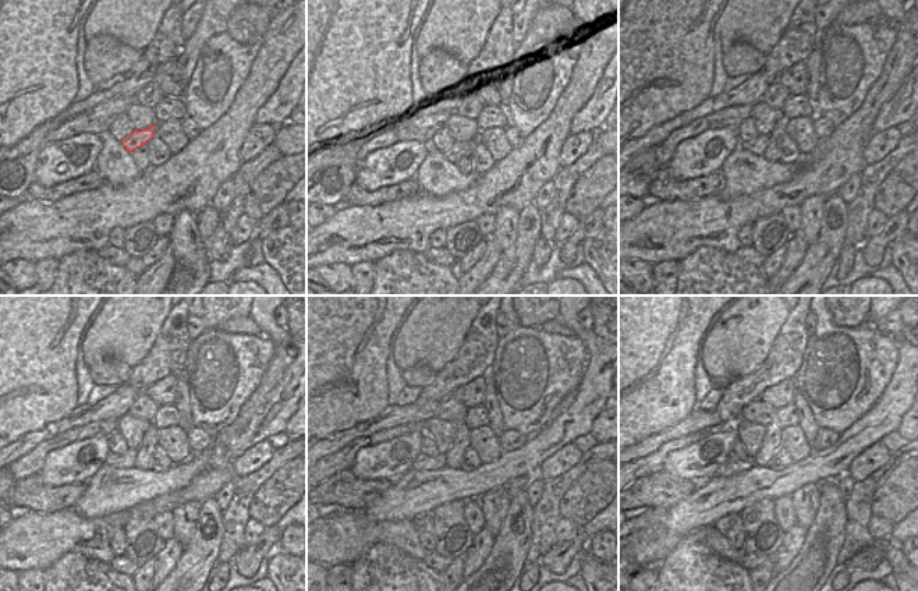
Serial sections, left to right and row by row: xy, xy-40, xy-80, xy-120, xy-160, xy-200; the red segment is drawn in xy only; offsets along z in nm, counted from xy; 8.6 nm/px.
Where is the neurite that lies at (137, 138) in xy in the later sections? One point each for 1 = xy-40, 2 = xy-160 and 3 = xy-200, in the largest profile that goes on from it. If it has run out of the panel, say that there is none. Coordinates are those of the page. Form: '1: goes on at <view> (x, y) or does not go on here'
1: goes on at xy-40 (443, 142)
2: goes on at xy-160 (422, 462)
3: goes on at xy-200 (733, 466)

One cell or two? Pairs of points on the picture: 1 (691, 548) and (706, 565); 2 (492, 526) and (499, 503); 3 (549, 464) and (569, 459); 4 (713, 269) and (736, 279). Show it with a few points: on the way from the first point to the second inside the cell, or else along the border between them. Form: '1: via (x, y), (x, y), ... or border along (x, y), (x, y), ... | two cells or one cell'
1: via (694, 552), (702, 561) | one cell
2: via (493, 520), (495, 509) | one cell
3: via (553, 464), (564, 459) | one cell
4: via (719, 273), (725, 279), (730, 279) | one cell

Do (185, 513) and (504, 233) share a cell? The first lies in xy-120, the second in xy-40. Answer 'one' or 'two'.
one

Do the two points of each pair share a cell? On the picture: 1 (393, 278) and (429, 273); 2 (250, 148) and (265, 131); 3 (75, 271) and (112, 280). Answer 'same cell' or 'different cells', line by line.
1: same cell
2: same cell
3: same cell

